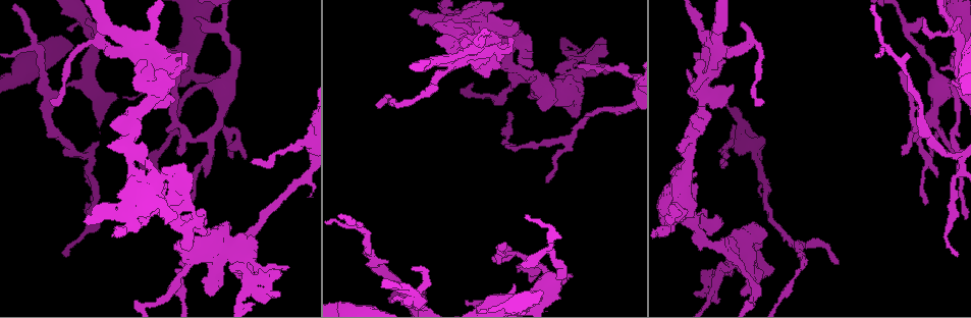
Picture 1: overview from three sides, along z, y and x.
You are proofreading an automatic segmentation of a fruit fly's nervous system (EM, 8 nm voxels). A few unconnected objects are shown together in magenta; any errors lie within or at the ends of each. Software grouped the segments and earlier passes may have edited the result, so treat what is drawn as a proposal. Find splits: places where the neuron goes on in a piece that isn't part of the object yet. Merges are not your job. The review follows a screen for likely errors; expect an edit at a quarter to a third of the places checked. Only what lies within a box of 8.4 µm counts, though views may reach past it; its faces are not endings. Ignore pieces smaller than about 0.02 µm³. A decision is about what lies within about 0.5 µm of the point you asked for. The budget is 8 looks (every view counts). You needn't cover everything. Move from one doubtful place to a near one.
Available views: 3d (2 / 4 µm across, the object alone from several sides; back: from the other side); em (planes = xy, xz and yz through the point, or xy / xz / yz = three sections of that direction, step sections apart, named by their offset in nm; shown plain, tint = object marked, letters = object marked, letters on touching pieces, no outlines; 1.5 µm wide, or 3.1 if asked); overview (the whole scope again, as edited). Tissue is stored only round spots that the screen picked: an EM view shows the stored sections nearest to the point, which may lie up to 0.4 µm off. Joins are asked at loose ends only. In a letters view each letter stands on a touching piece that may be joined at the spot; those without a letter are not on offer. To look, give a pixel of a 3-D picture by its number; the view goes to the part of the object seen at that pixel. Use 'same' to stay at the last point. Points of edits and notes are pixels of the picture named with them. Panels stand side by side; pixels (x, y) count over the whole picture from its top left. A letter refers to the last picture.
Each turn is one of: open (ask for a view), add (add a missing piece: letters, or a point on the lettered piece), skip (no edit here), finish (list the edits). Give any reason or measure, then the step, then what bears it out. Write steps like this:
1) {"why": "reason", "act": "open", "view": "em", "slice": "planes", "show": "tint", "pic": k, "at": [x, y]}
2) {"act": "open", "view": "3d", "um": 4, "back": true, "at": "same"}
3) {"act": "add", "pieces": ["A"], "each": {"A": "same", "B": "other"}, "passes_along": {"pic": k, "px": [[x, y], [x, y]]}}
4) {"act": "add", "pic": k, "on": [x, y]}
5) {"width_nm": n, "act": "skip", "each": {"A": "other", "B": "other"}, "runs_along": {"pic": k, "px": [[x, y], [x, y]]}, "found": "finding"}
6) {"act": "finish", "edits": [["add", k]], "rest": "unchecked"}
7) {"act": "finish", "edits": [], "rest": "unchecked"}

{"why": "branch stops here", "act": "open", "view": "3d", "um": 4, "pic": 1, "at": [285, 265]}

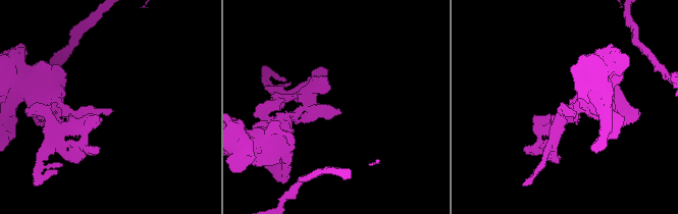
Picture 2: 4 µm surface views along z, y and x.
{"why": "now the EM", "act": "open", "view": "em", "slice": "planes", "show": "plain", "pic": 2, "at": [108, 108]}

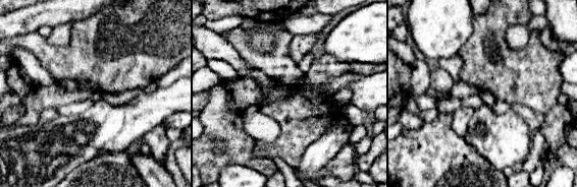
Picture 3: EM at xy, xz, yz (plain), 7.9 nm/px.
{"act": "open", "view": "em", "slice": "planes", "show": "letters", "at": "same"}

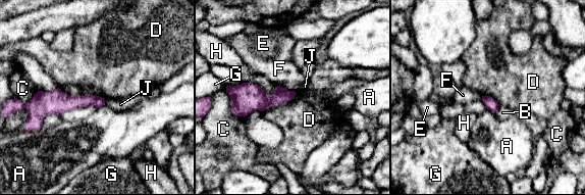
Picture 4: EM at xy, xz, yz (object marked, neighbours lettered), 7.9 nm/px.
{"act": "skip", "each": {"A": "other", "B": "other", "C": "other", "D": "other", "E": "other", "F": "other", "G": "other", "H": "other", "J": "other"}, "border": {"pic": 4, "px": [[58, 87], [73, 96], [105, 98]]}, "found": "none of them fits"}

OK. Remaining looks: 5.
{"why": "branch stops here", "act": "open", "view": "em", "slice": "planes", "show": "plain", "pic": 1, "at": [743, 295]}

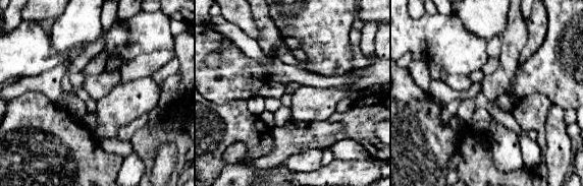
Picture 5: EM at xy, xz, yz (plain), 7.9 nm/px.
{"why": "what lies round it", "act": "open", "view": "em", "slice": "planes", "show": "letters", "at": "same"}

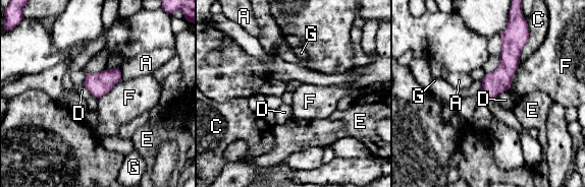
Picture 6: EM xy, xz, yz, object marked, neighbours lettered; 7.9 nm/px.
{"act": "skip", "each": {"A": "other", "C": "other", "D": "other", "E": "other", "F": "other", "G": "other"}, "found": "no lettered piece goes on from it"}

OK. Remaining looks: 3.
{"why": "tapers out", "act": "open", "view": "3d", "um": 4, "pic": 1, "at": [517, 270]}

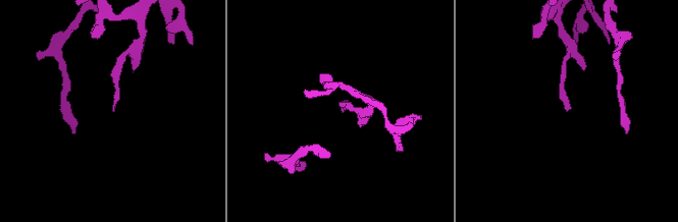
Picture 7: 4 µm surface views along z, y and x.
{"why": "need the tissue", "act": "open", "view": "em", "slice": "yz", "step": 8, "show": "letters", "pic": 7, "at": [342, 109]}

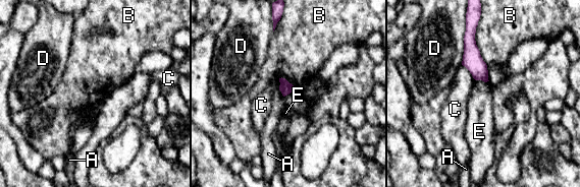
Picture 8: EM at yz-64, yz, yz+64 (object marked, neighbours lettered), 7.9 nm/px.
{"act": "skip", "each": {"A": "other", "B": "other", "C": "other", "D": "other", "E": "other"}, "runs_along": {"pic": 8, "px": [[470, 28], [471, 58], [485, 78]]}, "found": "none of them fits"}

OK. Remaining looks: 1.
{"act": "finish", "edits": [], "rest": "unchecked"}

